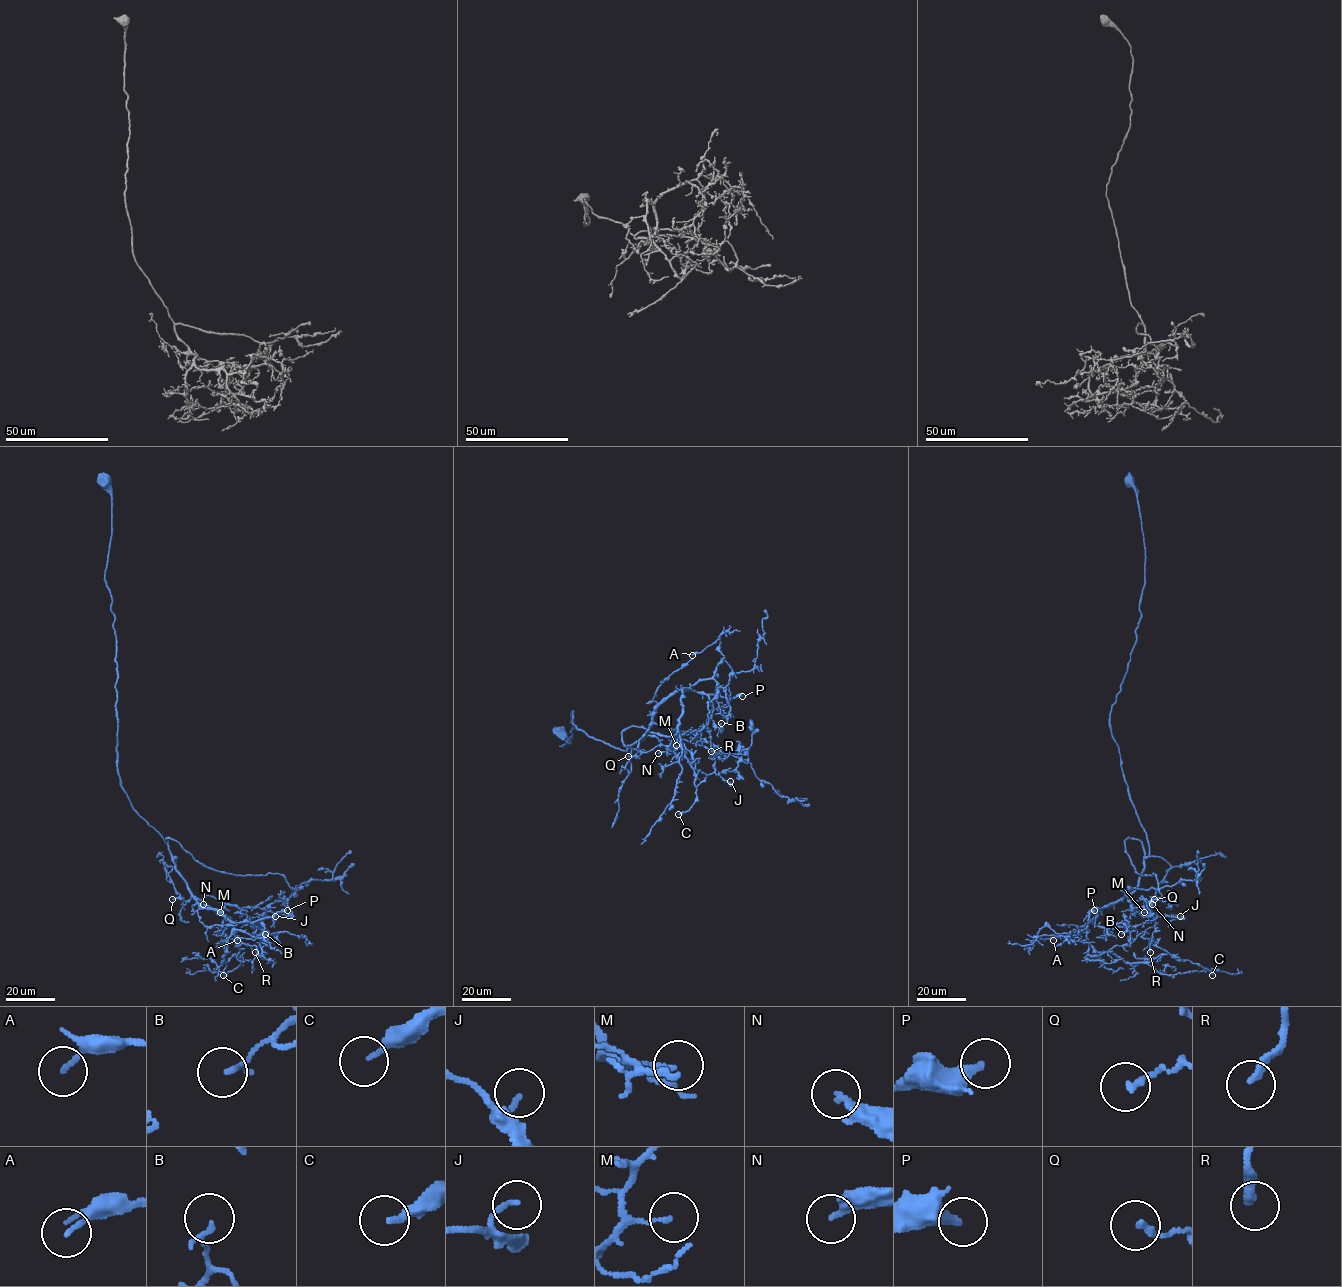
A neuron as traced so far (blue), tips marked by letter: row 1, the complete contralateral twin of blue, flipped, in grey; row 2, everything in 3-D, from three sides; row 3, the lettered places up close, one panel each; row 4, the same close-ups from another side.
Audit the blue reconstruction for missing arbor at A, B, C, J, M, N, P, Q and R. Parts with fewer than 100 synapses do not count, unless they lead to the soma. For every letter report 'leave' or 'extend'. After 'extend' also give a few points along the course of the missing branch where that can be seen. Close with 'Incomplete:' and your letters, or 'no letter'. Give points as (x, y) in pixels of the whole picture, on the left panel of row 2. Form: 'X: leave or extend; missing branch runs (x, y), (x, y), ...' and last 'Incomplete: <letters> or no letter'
A: leave
B: leave
C: leave
J: leave
M: leave
N: leave
P: extend; missing branch runs (287, 910), (304, 908), (315, 920), (308, 939), (287, 960), (303, 959), (316, 949)
Q: leave
R: leave
Incomplete: P

